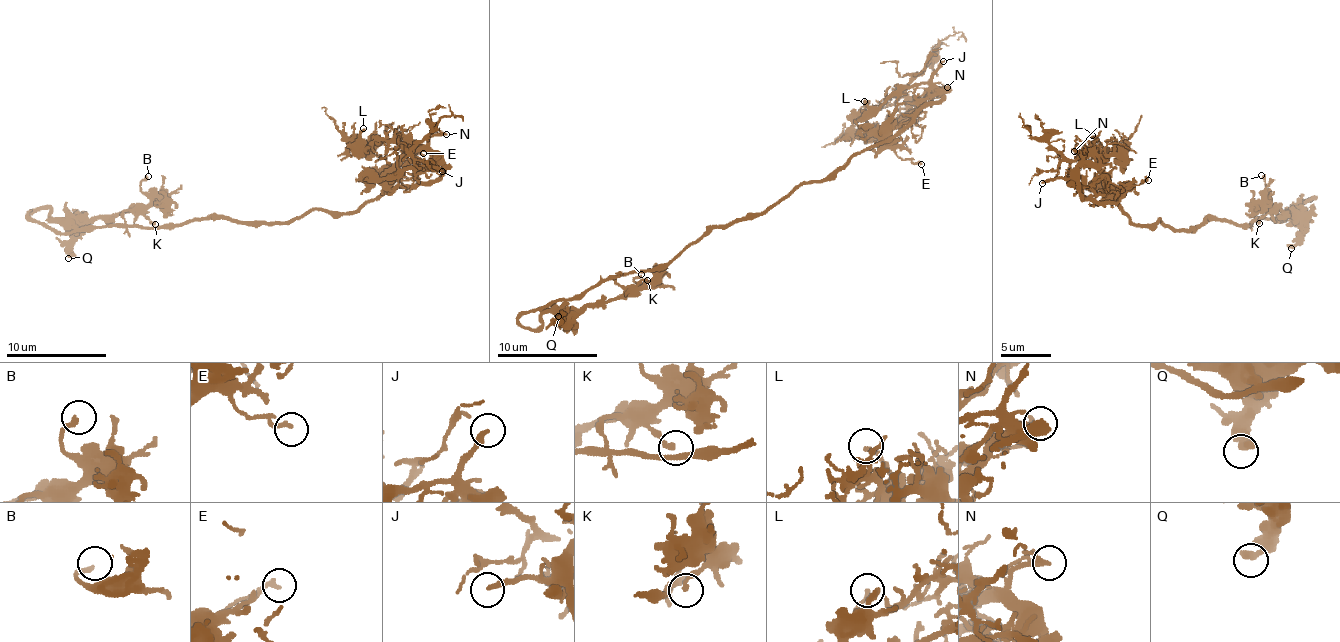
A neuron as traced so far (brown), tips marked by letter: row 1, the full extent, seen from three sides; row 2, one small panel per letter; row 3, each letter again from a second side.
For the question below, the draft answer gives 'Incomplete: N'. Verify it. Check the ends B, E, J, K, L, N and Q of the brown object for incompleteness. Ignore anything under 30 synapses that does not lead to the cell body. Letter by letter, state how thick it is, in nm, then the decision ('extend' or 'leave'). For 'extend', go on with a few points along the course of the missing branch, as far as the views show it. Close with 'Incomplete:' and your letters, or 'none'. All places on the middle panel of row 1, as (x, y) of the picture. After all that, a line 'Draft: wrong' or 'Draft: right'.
B: 190 nm thick; leave
E: 170 nm thick; leave
J: 220 nm thick; extend
K: 190 nm thick; leave
L: 160 nm thick; leave
N: 180 nm thick; extend
Q: 440 nm thick; leave
Incomplete: J, N
Draft: wrong

